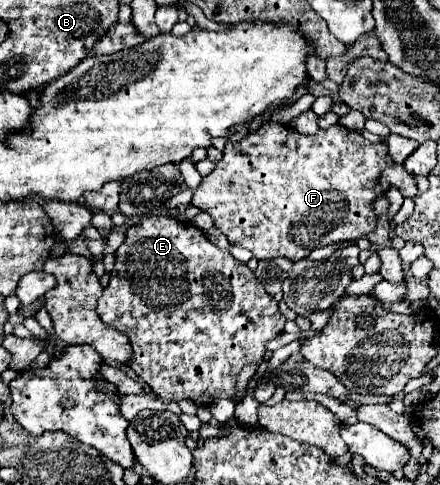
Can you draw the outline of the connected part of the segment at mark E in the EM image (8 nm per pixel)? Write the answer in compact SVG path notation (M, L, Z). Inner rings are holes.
M169 214L165 216L145 216L141 218L137 224L133 224L127 232L125 232L125 240L123 244L117 248L115 252L115 268L111 272L111 280L109 286L103 290L103 296L97 302L97 312L101 316L101 320L105 320L107 324L123 330L133 346L133 360L131 360L131 368L135 370L135 374L151 386L151 390L165 402L179 402L183 398L193 400L195 404L203 404L209 406L221 398L233 398L237 394L237 376L243 370L243 366L247 364L261 364L263 362L263 354L265 354L265 344L279 336L283 332L283 326L287 322L287 318L279 312L277 308L277 300L273 300L273 296L269 296L265 292L265 288L259 284L259 280L255 278L255 274L247 268L247 264L235 260L227 250L217 248L215 244L211 244L205 236L205 232L197 230L195 226L191 226L189 222L181 222L171 218Z

